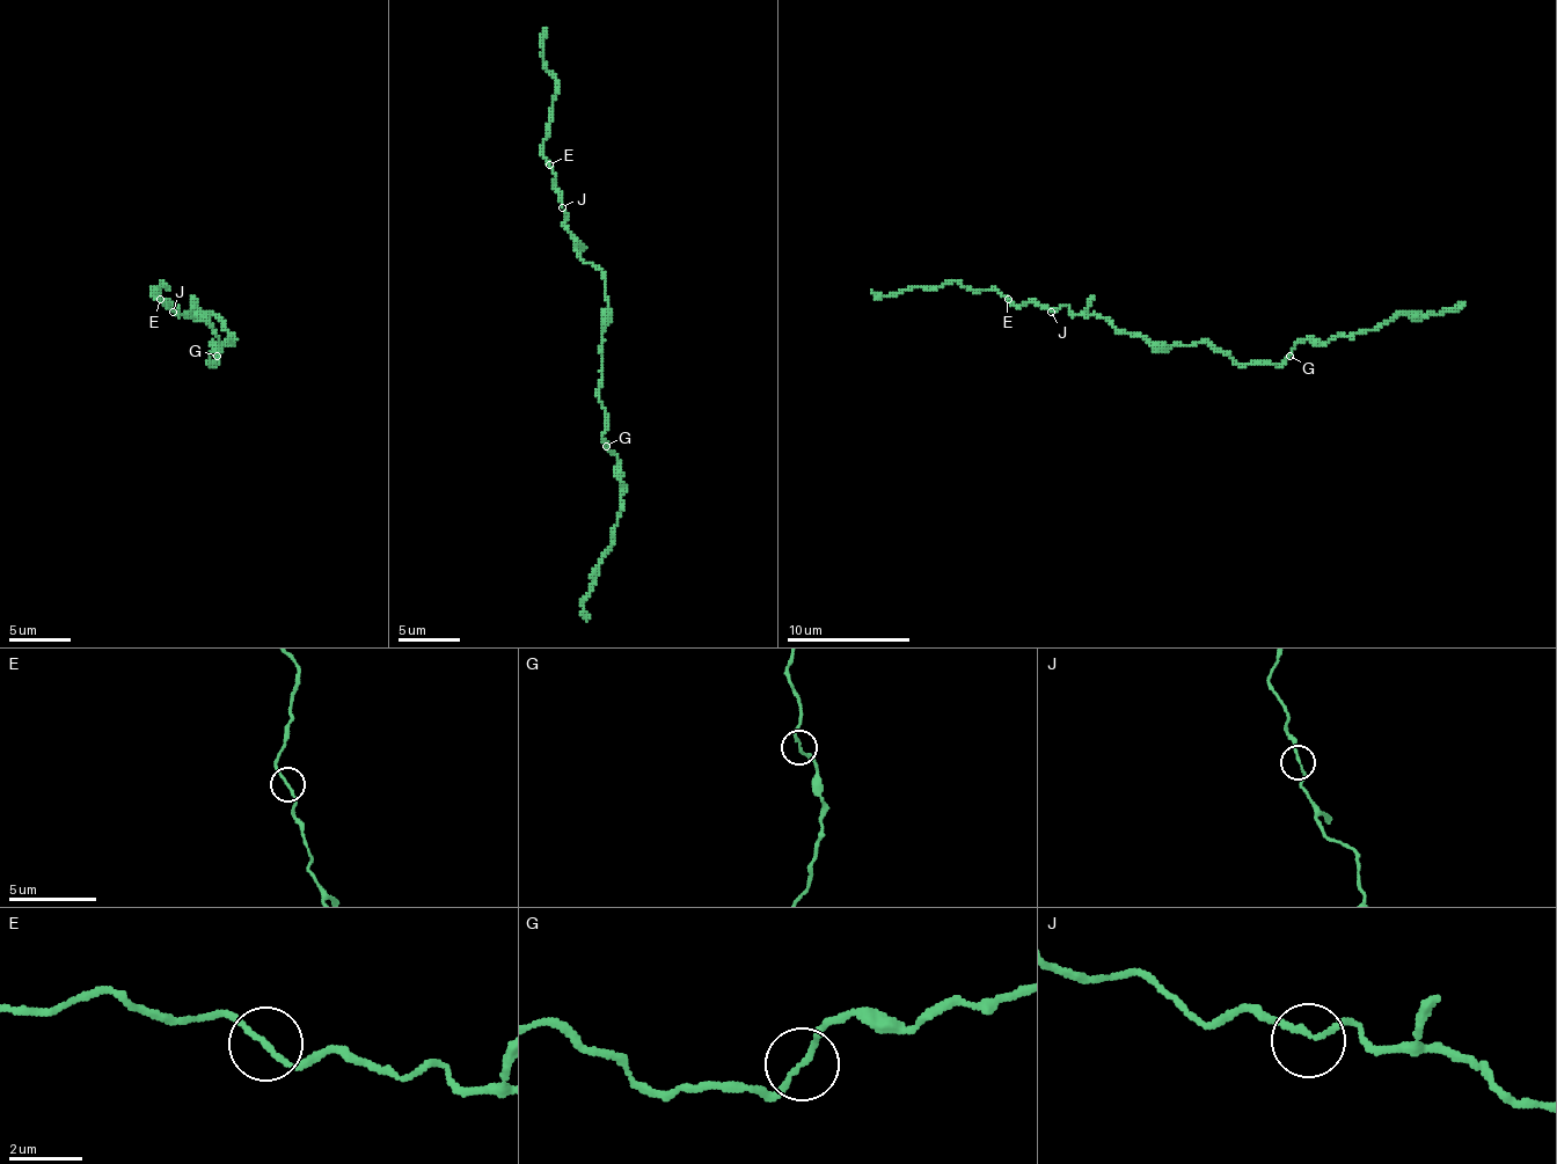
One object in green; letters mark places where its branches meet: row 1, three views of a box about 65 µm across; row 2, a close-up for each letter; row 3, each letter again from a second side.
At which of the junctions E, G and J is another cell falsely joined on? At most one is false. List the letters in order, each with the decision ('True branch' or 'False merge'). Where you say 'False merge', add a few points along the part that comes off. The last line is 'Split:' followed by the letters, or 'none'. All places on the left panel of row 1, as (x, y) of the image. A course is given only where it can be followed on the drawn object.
E: True branch
G: True branch
J: True branch
Split: none

